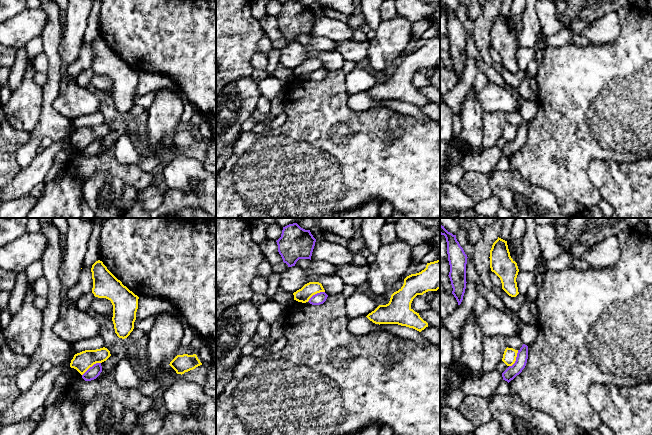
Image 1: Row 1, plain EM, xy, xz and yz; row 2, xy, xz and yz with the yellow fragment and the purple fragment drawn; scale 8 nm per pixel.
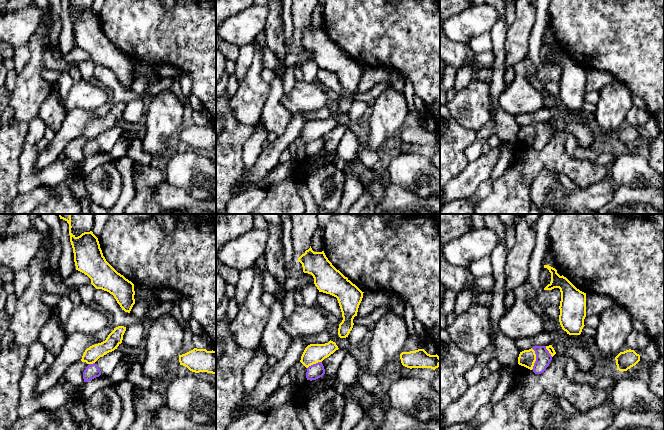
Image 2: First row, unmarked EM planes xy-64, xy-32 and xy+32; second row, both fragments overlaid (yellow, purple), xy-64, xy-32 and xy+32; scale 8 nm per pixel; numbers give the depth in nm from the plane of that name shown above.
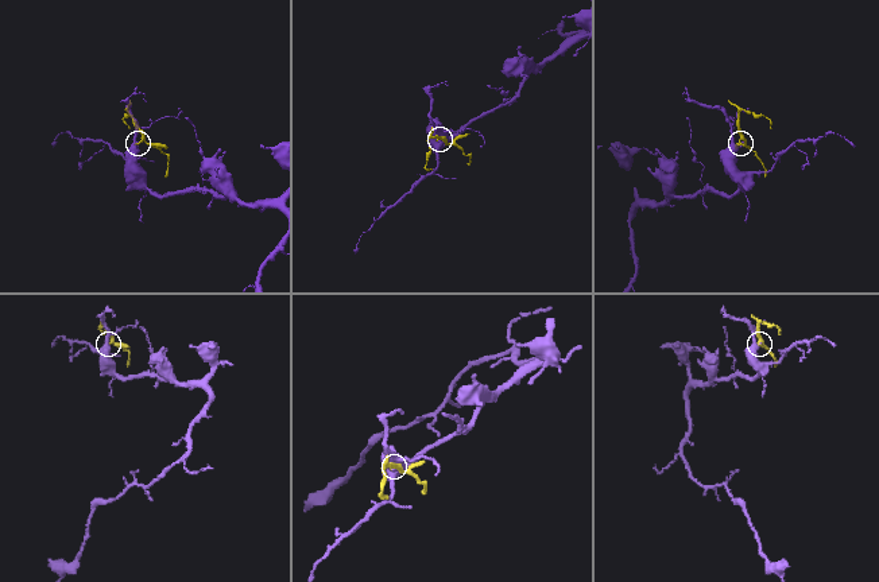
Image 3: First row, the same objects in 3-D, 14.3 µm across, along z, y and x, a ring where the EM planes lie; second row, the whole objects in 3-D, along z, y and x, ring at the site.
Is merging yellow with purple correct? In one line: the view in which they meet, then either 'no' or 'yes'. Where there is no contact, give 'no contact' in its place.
xy | no

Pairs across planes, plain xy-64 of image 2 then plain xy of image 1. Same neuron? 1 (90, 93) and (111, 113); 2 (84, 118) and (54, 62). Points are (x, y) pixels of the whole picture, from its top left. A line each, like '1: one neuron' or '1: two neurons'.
1: two neurons
2: two neurons

